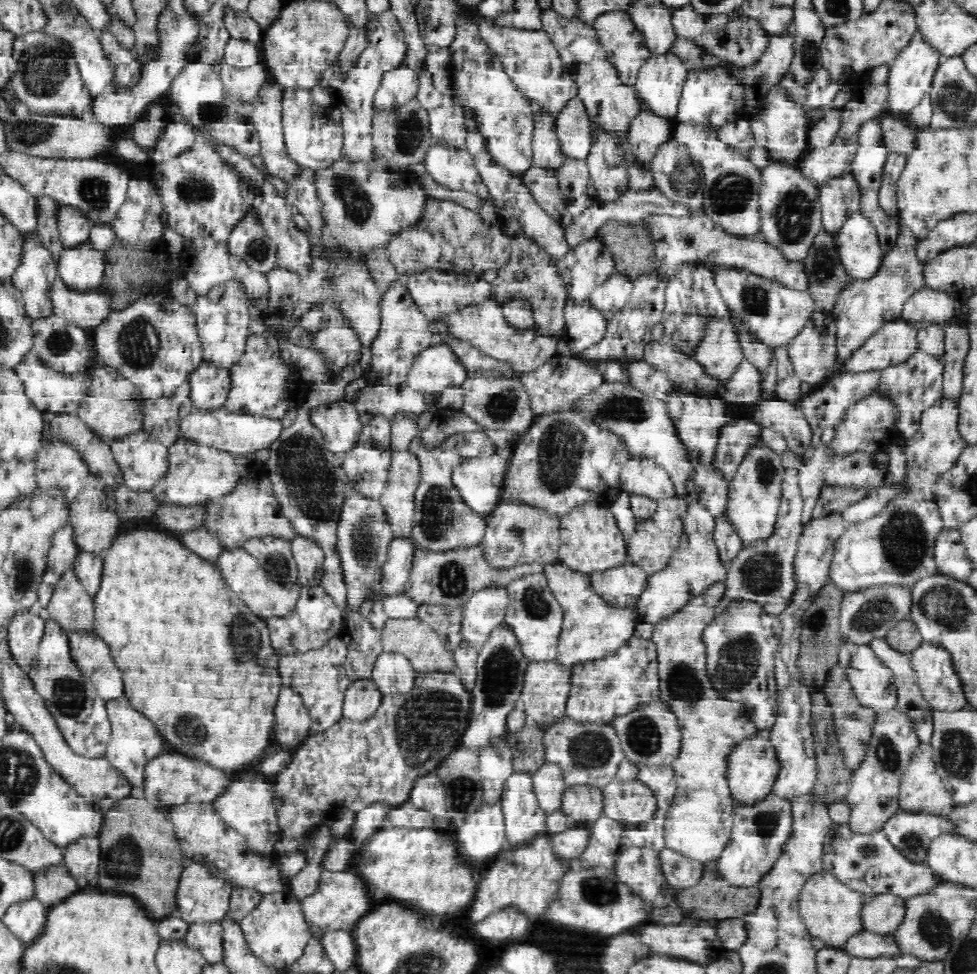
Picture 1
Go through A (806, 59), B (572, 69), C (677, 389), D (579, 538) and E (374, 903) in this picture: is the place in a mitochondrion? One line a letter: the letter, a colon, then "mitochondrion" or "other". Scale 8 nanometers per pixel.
A: mitochondrion
B: other
C: other
D: other
E: other

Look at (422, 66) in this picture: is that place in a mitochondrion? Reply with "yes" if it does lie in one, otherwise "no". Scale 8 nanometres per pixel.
no

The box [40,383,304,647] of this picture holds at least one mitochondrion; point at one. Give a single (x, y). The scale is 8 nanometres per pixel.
(278, 564)

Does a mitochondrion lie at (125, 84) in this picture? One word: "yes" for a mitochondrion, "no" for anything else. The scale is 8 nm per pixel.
no

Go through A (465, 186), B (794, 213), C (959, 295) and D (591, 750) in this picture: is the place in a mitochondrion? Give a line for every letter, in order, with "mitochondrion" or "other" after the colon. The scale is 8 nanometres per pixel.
A: other
B: mitochondrion
C: other
D: mitochondrion

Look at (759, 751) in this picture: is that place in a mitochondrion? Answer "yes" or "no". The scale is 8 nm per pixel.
yes

